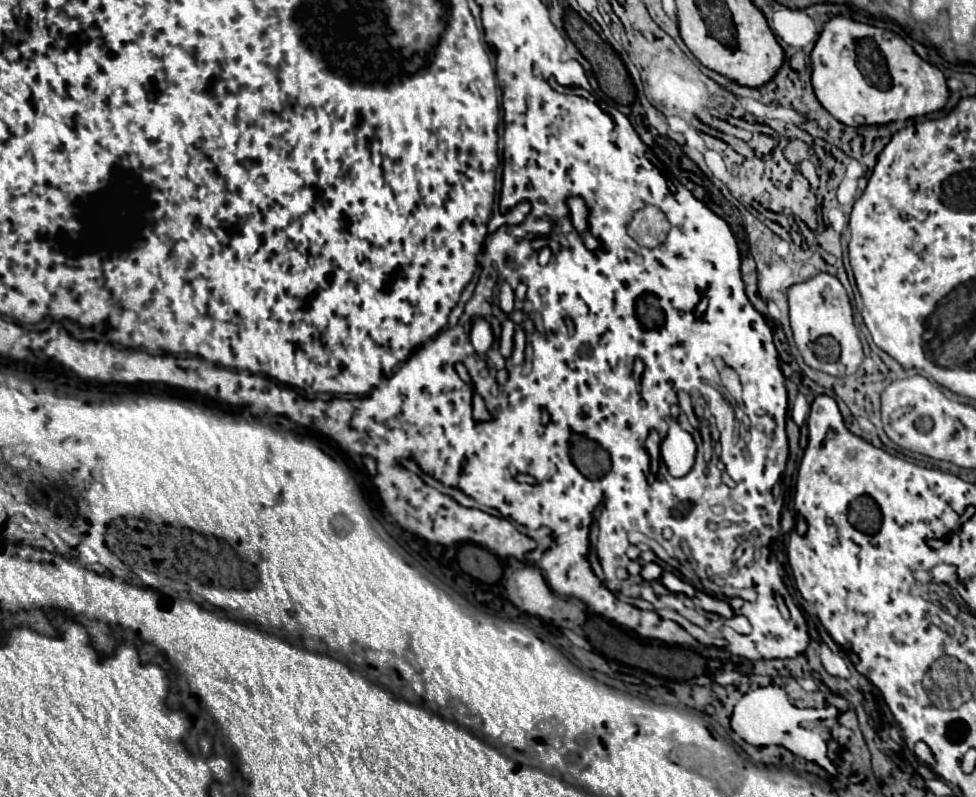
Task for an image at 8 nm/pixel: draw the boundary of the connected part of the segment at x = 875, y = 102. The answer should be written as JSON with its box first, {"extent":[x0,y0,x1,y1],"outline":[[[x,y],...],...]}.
{"extent":[810,16,950,126],"outline":[[[836,16],[824,24],[824,30],[810,58],[812,58],[812,86],[816,98],[838,122],[846,126],[856,126],[858,116],[862,116],[866,124],[888,124],[896,120],[926,116],[942,110],[950,98],[944,74],[932,64],[924,62],[912,50],[912,46],[908,46],[900,36],[876,26],[854,22],[844,16]]]}

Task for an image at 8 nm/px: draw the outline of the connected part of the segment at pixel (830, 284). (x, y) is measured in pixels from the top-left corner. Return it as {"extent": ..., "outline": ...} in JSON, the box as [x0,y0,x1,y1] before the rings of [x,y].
{"extent":[787,274,864,376],"outline":[[[818,274],[800,284],[792,284],[787,289],[787,296],[794,342],[804,362],[814,370],[820,370],[832,376],[854,374],[864,358],[864,352],[854,326],[850,298],[844,286],[840,284],[840,280],[832,274]]]}

